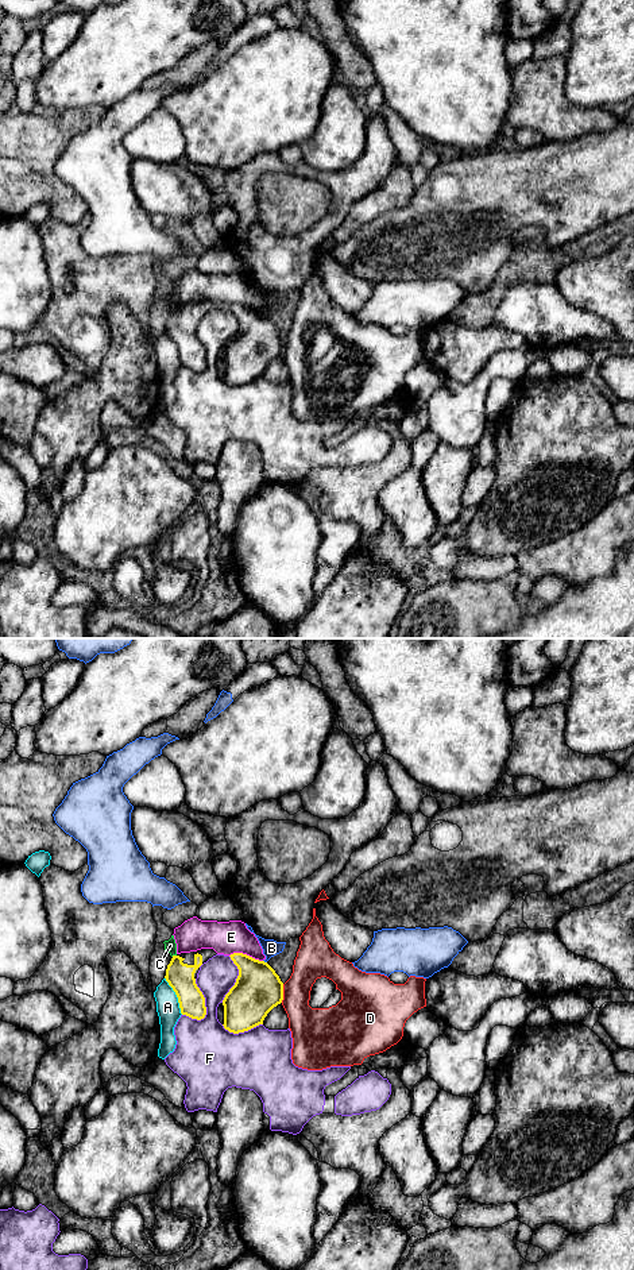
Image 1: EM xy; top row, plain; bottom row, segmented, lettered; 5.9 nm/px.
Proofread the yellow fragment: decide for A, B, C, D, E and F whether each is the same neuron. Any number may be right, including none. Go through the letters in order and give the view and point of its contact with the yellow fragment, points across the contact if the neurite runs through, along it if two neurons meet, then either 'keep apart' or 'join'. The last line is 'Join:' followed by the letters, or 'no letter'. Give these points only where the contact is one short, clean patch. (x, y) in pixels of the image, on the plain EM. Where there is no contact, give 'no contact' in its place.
A: contact xy (177, 348); keep apart
B: contact xy (263, 313); keep apart
C: contact xy (173, 308); keep apart
D: contact xy (282, 346); border xy (283, 336), (283, 351), (281, 354); keep apart
E: contact xy (246, 307); keep apart
F: contact xy (204, 352); keep apart
Join: no letter

